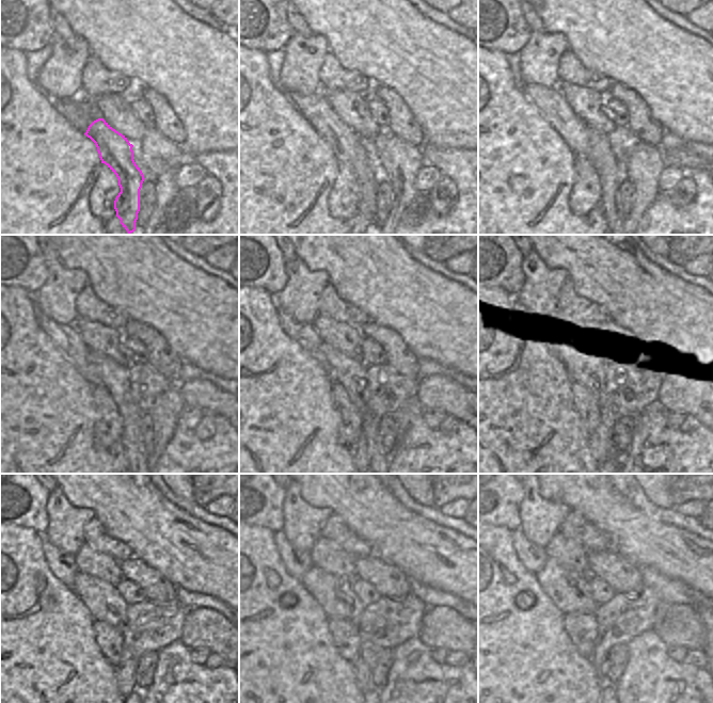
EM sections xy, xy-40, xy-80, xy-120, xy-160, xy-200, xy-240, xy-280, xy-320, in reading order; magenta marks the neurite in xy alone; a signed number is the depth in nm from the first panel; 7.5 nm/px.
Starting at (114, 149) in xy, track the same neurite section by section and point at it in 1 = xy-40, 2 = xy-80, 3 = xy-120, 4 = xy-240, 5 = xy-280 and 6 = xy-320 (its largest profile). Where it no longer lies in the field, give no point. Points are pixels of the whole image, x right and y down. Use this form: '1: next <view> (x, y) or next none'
1: next xy-40 (347, 146)
2: next xy-80 (550, 102)
3: next xy-120 (66, 338)
4: next xy-240 (61, 564)
5: next xy-280 (297, 562)
6: next xy-320 (533, 557)

